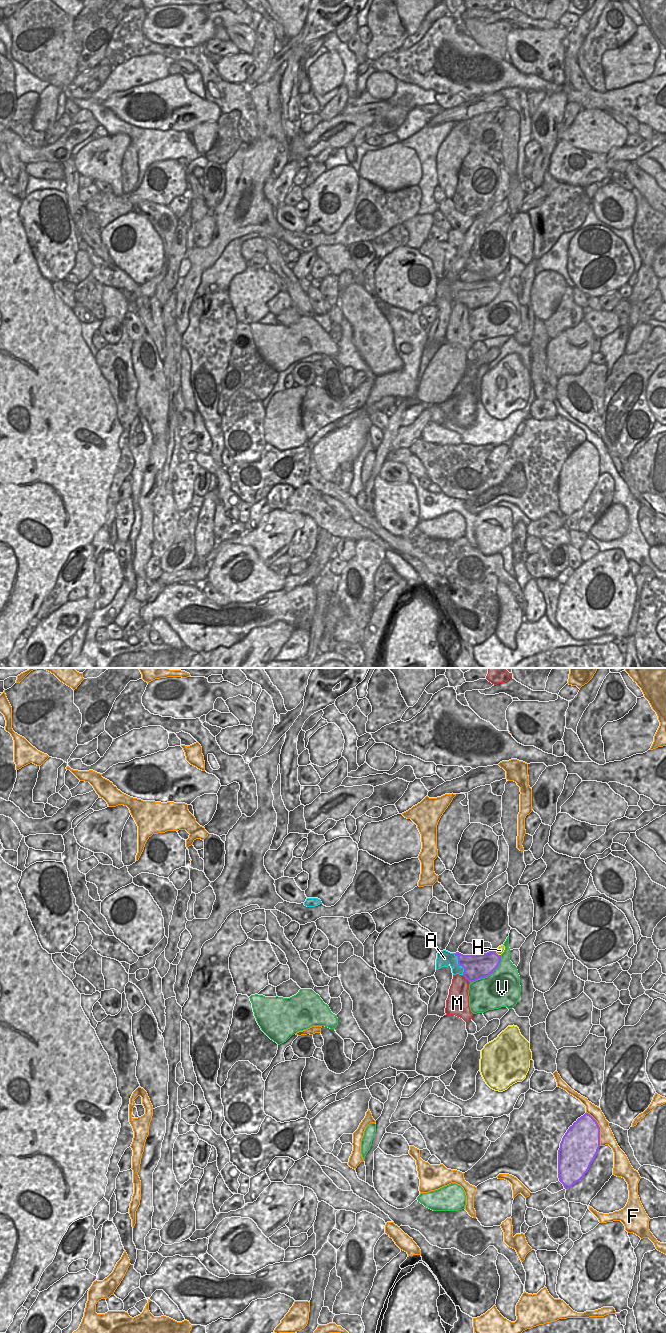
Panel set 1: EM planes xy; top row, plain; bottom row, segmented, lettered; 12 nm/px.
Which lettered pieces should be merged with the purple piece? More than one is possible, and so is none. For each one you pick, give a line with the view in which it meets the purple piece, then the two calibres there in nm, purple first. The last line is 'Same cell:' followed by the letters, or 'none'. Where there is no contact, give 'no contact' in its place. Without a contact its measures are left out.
Same cell: none

